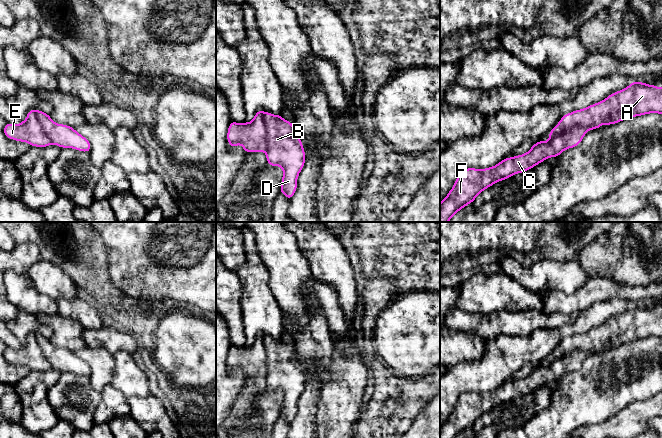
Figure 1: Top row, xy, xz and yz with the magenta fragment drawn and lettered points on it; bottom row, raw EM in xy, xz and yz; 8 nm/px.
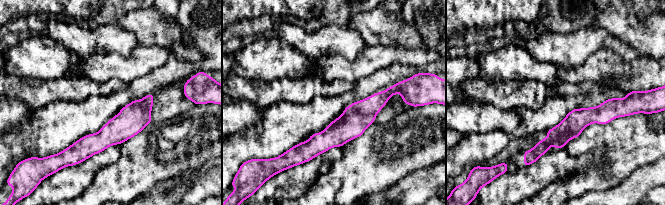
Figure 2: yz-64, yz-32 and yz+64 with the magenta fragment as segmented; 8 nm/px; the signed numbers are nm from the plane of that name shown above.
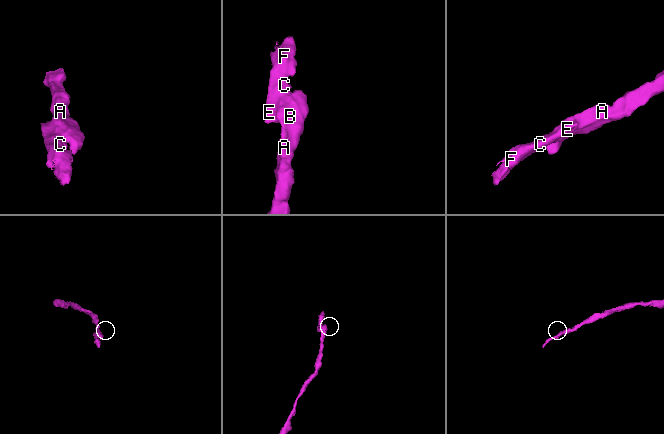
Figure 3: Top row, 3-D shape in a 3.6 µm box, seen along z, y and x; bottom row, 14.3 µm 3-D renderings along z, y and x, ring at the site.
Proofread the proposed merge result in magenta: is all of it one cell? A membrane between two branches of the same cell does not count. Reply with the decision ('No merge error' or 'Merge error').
Merge error

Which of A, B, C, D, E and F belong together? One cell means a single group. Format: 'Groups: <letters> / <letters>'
Groups: A B D / C E F

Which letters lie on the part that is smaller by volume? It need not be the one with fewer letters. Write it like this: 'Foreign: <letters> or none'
Foreign: C, E, F

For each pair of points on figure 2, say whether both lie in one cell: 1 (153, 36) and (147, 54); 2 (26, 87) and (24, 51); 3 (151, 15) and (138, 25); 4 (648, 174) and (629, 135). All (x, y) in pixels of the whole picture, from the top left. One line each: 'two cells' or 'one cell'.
1: two cells
2: two cells
3: one cell
4: two cells

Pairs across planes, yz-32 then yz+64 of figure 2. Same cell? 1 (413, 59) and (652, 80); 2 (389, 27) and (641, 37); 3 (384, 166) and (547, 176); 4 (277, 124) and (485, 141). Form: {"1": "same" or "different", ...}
{"1": "same", "2": "same", "3": "different", "4": "same"}

